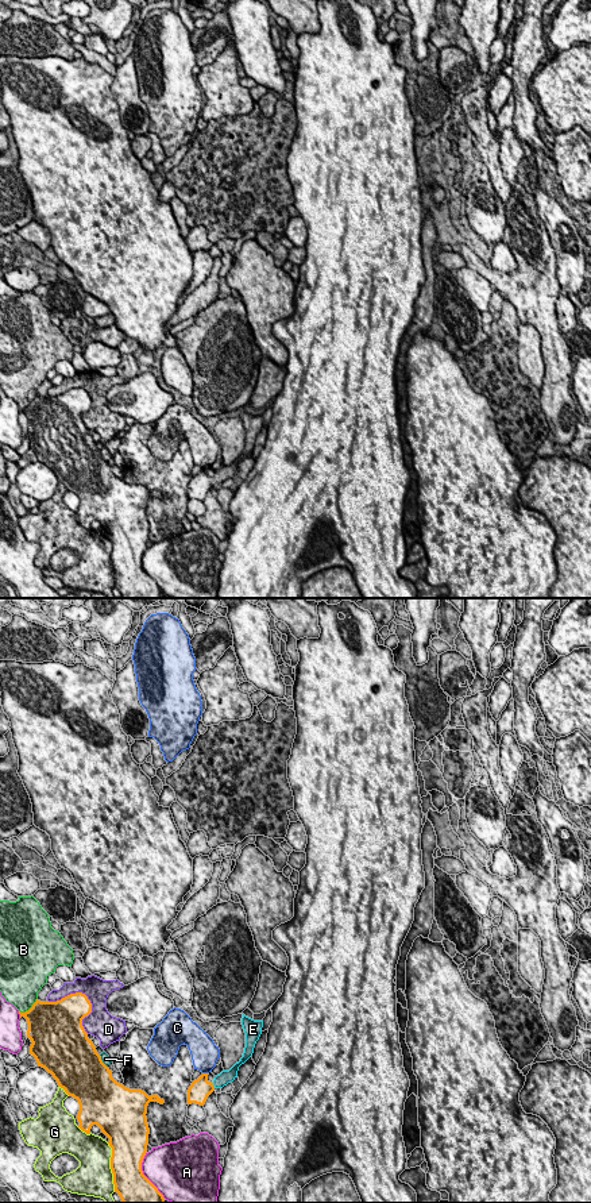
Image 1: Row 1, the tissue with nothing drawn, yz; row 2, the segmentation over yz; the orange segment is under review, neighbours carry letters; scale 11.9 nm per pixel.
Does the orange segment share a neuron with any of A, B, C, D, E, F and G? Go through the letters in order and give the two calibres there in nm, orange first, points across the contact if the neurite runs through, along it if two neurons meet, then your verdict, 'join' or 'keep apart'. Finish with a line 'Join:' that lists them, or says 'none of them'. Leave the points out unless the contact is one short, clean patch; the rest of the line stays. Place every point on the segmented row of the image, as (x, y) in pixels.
A: calibres 440 and 460 nm; keep apart
B: calibres 460 and 380 nm; keep apart
C: calibres 240 and 320 nm; keep apart
D: calibres 360 and 280 nm; keep apart
E: calibres 240 and 160 nm; way yz (201, 1088), (213, 1086), (226, 1076); join
F: calibres 500 and 100 nm; keep apart
G: calibres 380 and 440 nm; keep apart
Join: E

